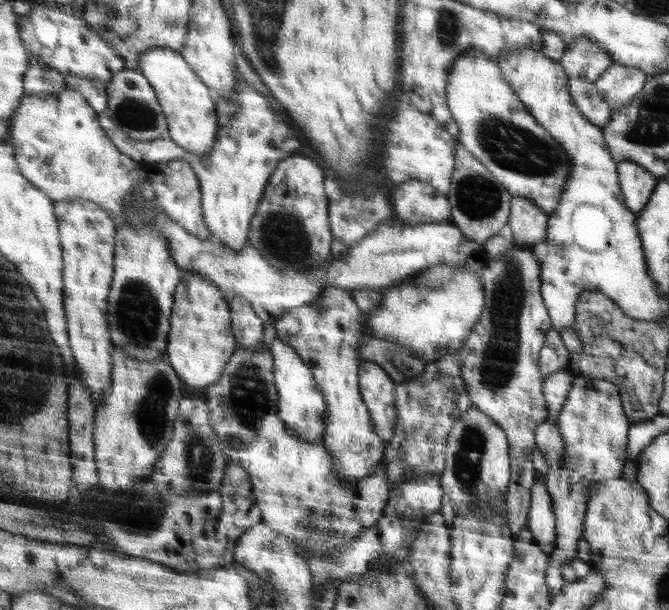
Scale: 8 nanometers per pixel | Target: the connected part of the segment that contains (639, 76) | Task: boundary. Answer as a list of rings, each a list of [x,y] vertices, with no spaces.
[[[620,63],[610,66],[606,72],[602,72],[594,84],[597,85],[606,104],[609,104],[613,110],[629,105],[650,77],[646,71],[638,69],[638,67]]]

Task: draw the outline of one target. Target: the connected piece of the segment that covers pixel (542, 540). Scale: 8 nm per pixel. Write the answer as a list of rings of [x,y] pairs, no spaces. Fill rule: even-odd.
[[[538,477],[538,483],[533,486],[532,507],[529,510],[527,526],[542,551],[549,554],[554,550],[556,533],[553,501],[546,488],[544,481]]]

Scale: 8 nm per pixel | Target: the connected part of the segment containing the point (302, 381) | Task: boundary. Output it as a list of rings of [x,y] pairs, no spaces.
[[[277,338],[269,348],[274,357],[274,384],[279,391],[278,416],[300,439],[314,443],[321,441],[326,418],[328,418],[326,413],[328,408],[326,408],[326,398],[322,395],[320,385],[314,380],[313,369],[306,364],[292,345],[283,340]]]

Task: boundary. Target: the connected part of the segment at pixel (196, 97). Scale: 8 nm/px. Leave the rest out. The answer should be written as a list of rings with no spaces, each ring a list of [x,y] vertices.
[[[152,47],[138,57],[138,69],[148,79],[158,97],[172,141],[195,156],[202,156],[214,148],[219,122],[214,95],[185,57],[168,47]]]

